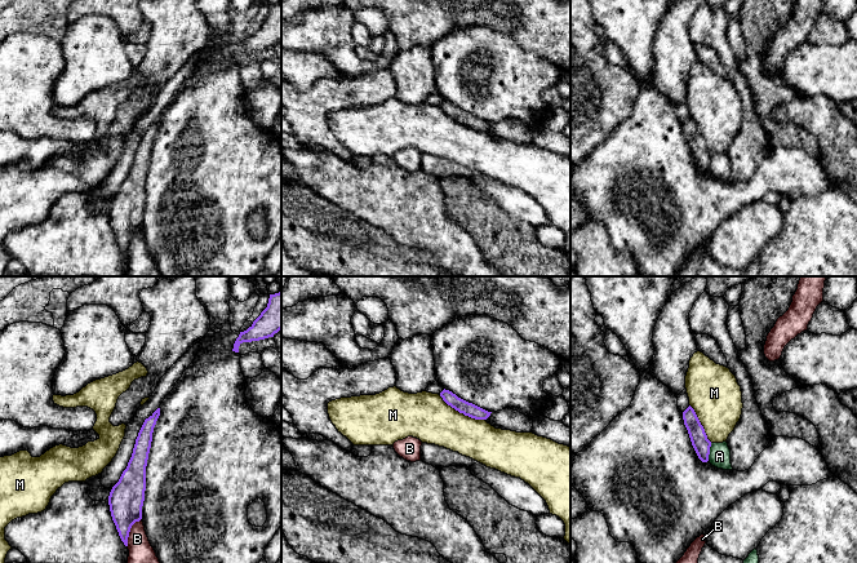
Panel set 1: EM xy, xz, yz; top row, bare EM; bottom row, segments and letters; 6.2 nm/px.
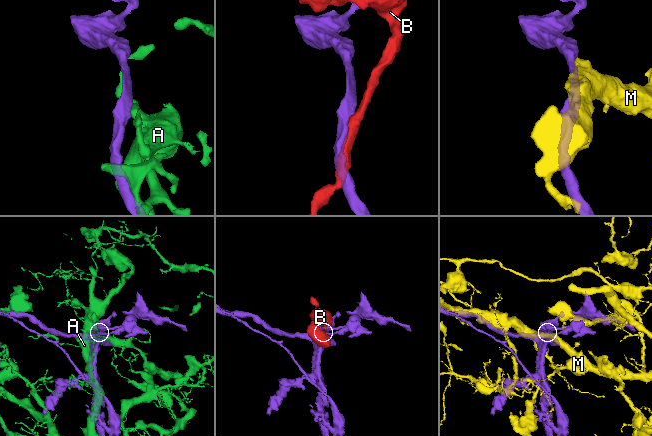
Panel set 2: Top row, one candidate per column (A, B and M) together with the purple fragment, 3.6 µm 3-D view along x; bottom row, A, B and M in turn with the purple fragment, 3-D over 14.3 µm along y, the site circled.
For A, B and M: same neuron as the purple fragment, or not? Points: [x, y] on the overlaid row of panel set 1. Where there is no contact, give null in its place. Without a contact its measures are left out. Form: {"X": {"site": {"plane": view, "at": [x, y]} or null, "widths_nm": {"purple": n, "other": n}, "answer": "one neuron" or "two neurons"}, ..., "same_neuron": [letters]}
{"A": {"site": {"plane": "yz", "at": [709, 452]}, "widths_nm": {"purple": 110, "other": 130}, "answer": "two neurons"}, "B": {"site": {"plane": "xy", "at": [129, 531]}, "widths_nm": {"purple": 220, "other": 140}, "answer": "two neurons"}, "M": {"site": {"plane": "xz", "at": [462, 412]}, "widths_nm": {"purple": 90, "other": 300}, "answer": "two neurons"}, "same_neuron": []}

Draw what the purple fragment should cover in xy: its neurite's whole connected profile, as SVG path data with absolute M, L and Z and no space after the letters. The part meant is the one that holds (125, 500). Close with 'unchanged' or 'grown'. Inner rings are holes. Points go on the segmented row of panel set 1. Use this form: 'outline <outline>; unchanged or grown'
outline M160 408L145 420L136 439L128 466L108 496L111 517L125 546L128 546L132 526L142 519L142 506L146 491L146 466L154 427L159 416Z; unchanged

